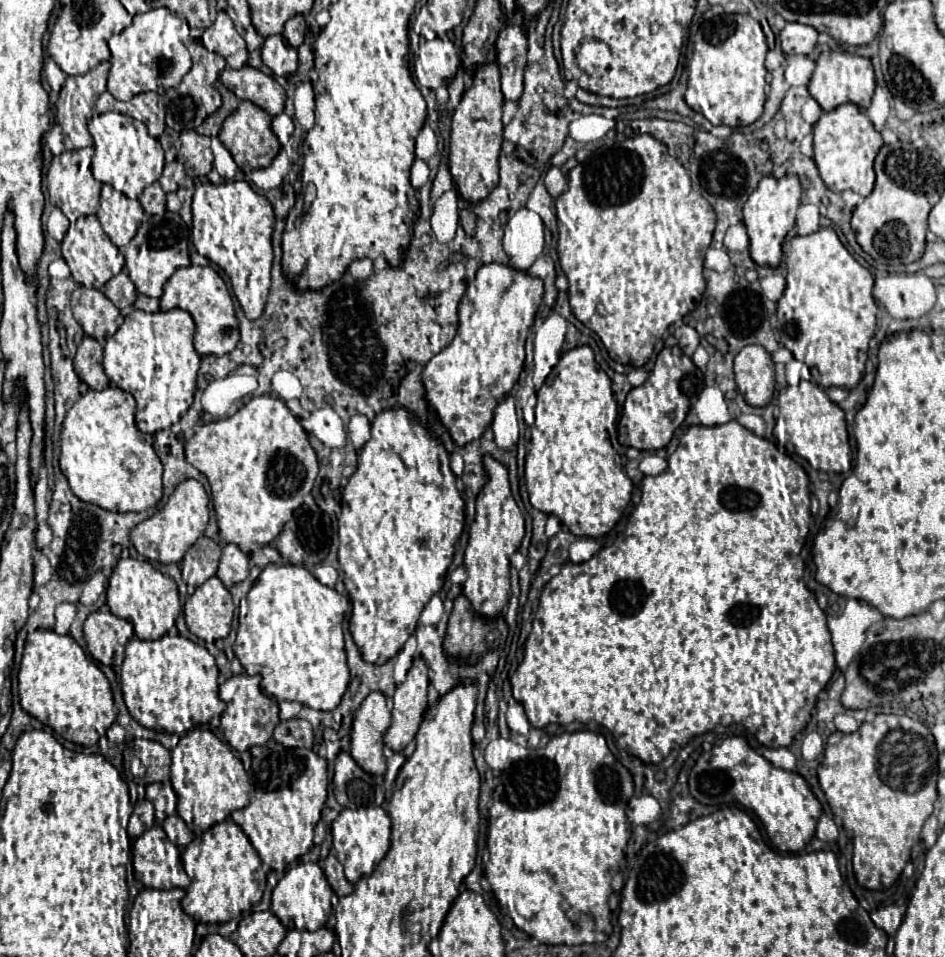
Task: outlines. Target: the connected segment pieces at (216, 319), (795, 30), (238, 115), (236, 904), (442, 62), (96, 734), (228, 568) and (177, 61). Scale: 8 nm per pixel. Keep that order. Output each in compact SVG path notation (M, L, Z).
M186 266L186 268L178 268L172 274L172 278L164 284L164 294L160 296L160 310L166 312L172 308L186 310L194 318L194 324L196 324L194 348L200 356L204 354L222 356L236 348L240 340L240 332L238 332L238 320L234 314L234 304L224 280L210 266Z
M788 22L780 32L784 54L812 54L818 40L818 32L812 26Z
M244 100L236 112L232 112L224 124L222 124L222 130L218 134L220 142L226 146L226 150L232 154L234 162L238 164L238 168L242 172L250 172L250 170L256 170L256 168L266 168L272 164L272 160L276 158L276 154L280 152L280 142L278 138L274 136L272 128L272 116L266 114L264 110L260 110L258 106L254 106L252 102Z
M220 822L202 836L196 836L182 854L182 864L190 876L190 886L182 898L182 910L202 924L224 924L240 918L260 902L266 888L262 862L246 834L234 822Z
M448 38L426 40L414 58L414 74L422 86L436 90L456 74L456 62L460 66L460 54L456 60L456 46Z
M34 630L26 638L24 658L18 672L18 692L22 708L48 724L64 740L94 746L116 722L116 706L104 672L86 658L84 650L70 638L54 630Z
M226 544L216 574L222 580L222 584L226 588L232 588L234 584L242 582L248 576L248 572L248 556L236 544Z
M166 8L150 10L146 14L136 14L134 22L126 30L122 30L120 34L114 34L108 40L108 48L112 52L108 92L116 100L128 102L140 92L156 92L162 96L168 88L178 86L182 76L192 66L188 48L182 42L184 26L186 26L184 16L174 14L172 10L166 10Z

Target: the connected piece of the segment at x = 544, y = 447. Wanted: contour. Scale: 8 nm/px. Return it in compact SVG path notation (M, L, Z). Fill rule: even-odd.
M590 346L564 352L538 392L532 448L526 454L530 504L556 516L574 536L602 538L614 530L632 496L632 482L616 464L606 430L606 408L614 402L610 378L598 368Z

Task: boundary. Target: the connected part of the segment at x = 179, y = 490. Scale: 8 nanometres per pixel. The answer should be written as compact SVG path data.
M184 480L176 486L168 504L152 518L140 522L132 532L130 540L140 556L158 564L176 564L182 560L186 550L204 534L209 522L209 501L206 490L196 480Z

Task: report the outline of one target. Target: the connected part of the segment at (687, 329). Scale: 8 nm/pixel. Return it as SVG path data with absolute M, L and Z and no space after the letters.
M678 326L676 330L674 330L674 338L676 338L676 342L678 342L678 346L682 348L682 352L686 354L686 356L692 356L694 354L694 350L698 348L698 332L692 328L692 326Z

